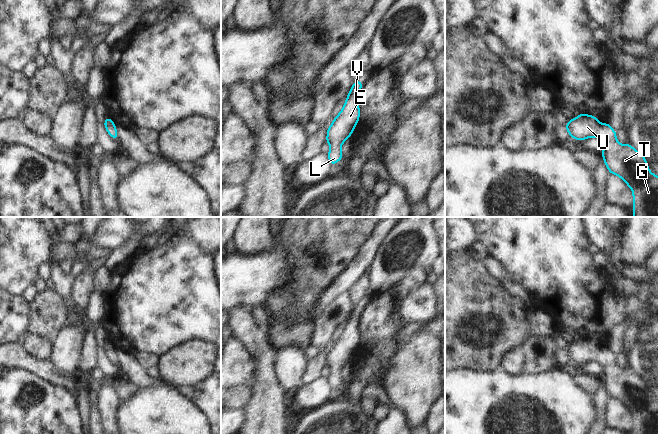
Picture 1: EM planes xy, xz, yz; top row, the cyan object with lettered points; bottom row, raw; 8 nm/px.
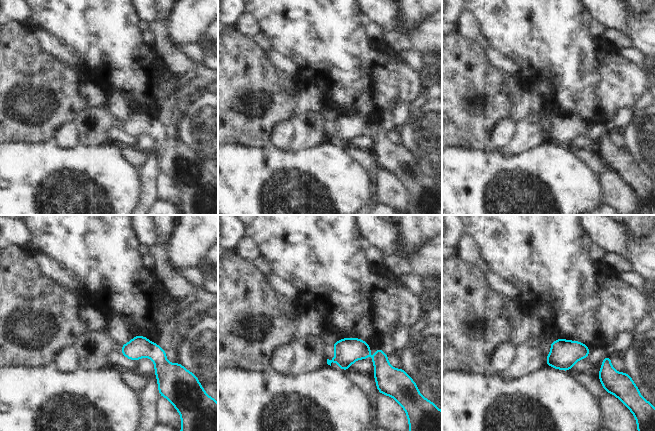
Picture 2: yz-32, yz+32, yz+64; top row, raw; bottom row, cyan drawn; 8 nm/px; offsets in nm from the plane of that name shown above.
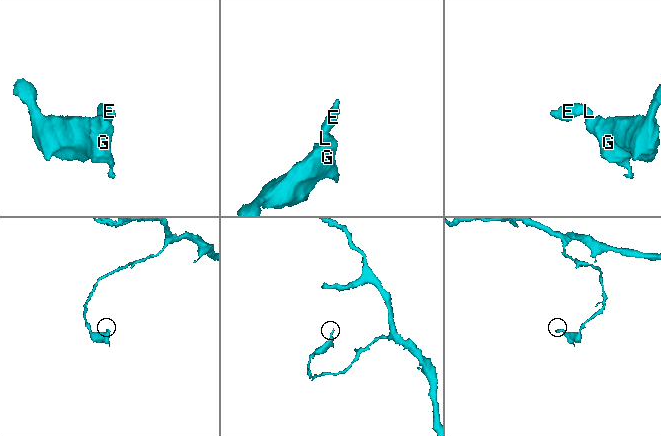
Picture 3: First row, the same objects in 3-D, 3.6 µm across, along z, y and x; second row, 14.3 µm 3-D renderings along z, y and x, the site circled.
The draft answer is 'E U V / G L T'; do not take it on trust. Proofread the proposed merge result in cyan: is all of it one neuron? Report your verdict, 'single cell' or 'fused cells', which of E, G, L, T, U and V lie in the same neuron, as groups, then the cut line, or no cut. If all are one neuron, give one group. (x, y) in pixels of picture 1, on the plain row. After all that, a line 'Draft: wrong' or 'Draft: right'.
single cell; E G L T U V; no cut
Draft: wrong

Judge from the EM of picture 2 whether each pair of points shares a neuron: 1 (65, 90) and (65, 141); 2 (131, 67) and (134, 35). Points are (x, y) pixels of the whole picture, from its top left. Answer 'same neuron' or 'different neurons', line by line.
1: different neurons
2: same neuron

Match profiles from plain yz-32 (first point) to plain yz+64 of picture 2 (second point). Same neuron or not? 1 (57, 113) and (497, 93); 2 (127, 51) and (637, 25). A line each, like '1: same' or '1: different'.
1: same
2: different

